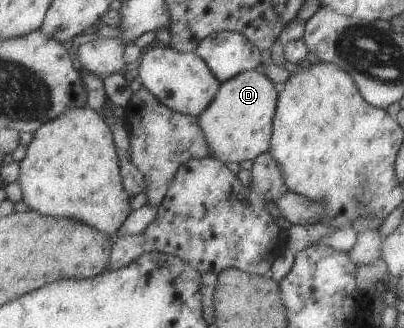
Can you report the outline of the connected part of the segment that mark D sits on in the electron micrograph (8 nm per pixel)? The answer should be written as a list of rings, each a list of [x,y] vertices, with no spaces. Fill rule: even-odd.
[[[255,70],[238,73],[231,80],[220,82],[217,97],[200,115],[212,155],[220,162],[239,163],[255,159],[260,153],[267,152],[272,139],[272,117],[276,111],[279,93],[264,74]]]

